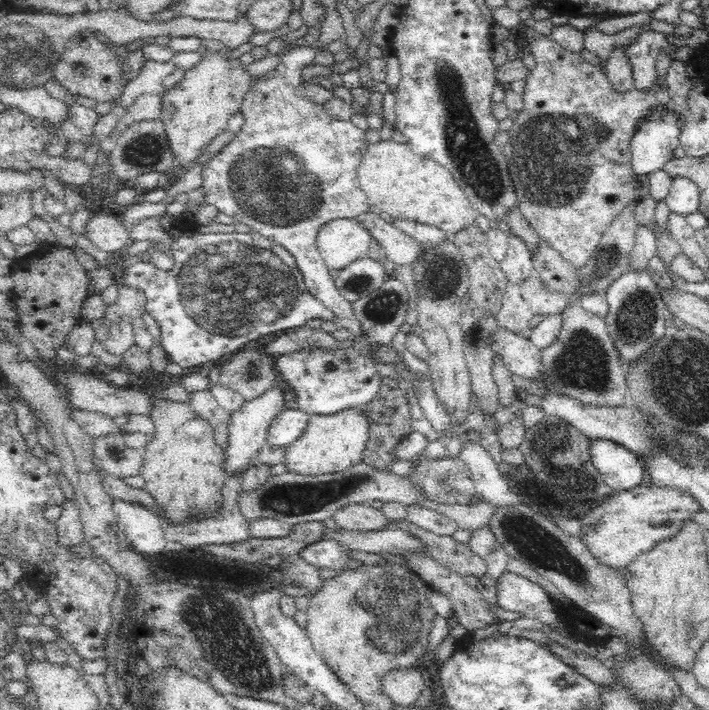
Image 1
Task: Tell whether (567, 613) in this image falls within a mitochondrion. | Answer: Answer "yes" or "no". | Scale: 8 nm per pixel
no

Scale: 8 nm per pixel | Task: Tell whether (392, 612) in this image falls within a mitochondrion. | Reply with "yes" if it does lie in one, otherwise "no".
yes

